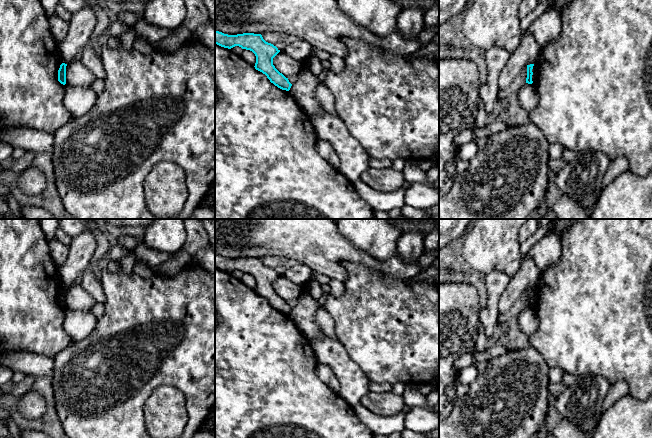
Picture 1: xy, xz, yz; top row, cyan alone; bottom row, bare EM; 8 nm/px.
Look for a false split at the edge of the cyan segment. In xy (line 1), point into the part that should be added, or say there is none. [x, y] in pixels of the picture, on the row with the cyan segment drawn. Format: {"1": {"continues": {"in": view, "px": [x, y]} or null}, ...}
{"1": {"continues": null}}

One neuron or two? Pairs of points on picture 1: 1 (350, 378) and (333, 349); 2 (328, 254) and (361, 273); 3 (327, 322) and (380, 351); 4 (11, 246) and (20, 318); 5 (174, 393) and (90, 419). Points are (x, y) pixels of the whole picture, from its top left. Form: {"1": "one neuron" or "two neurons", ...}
{"1": "one neuron", "2": "two neurons", "3": "two neurons", "4": "one neuron", "5": "two neurons"}

